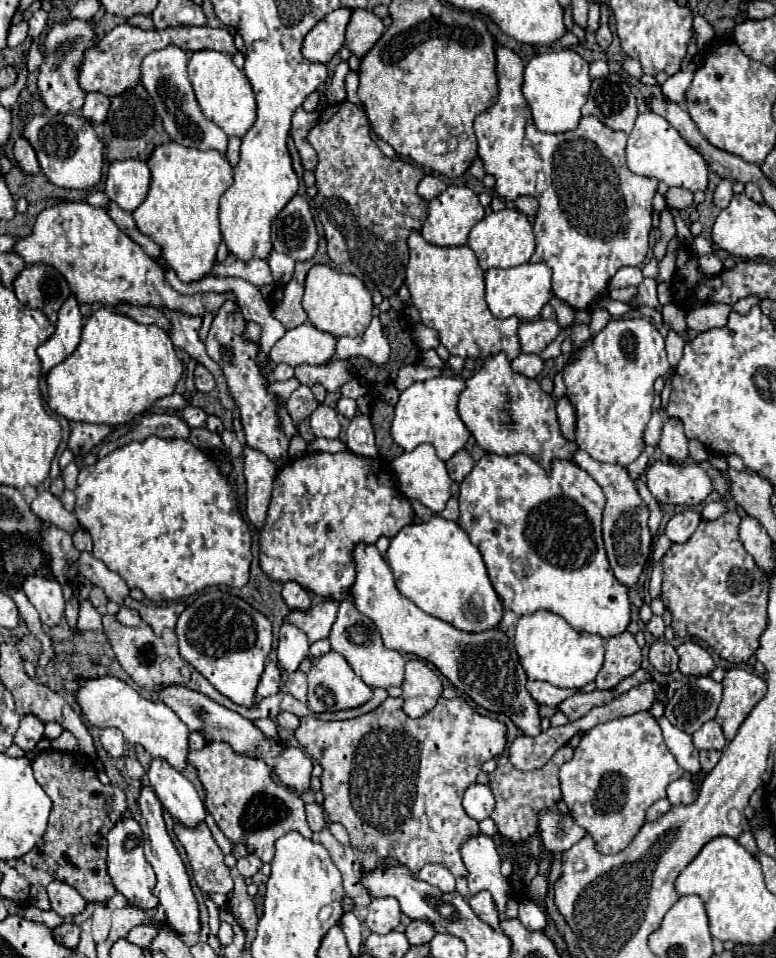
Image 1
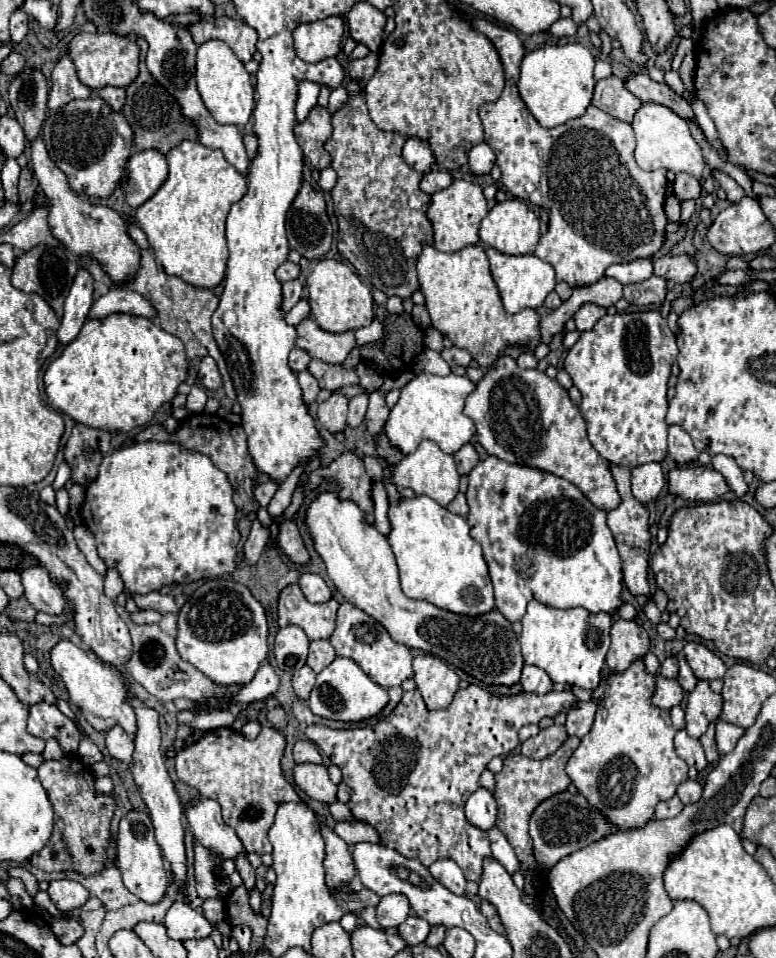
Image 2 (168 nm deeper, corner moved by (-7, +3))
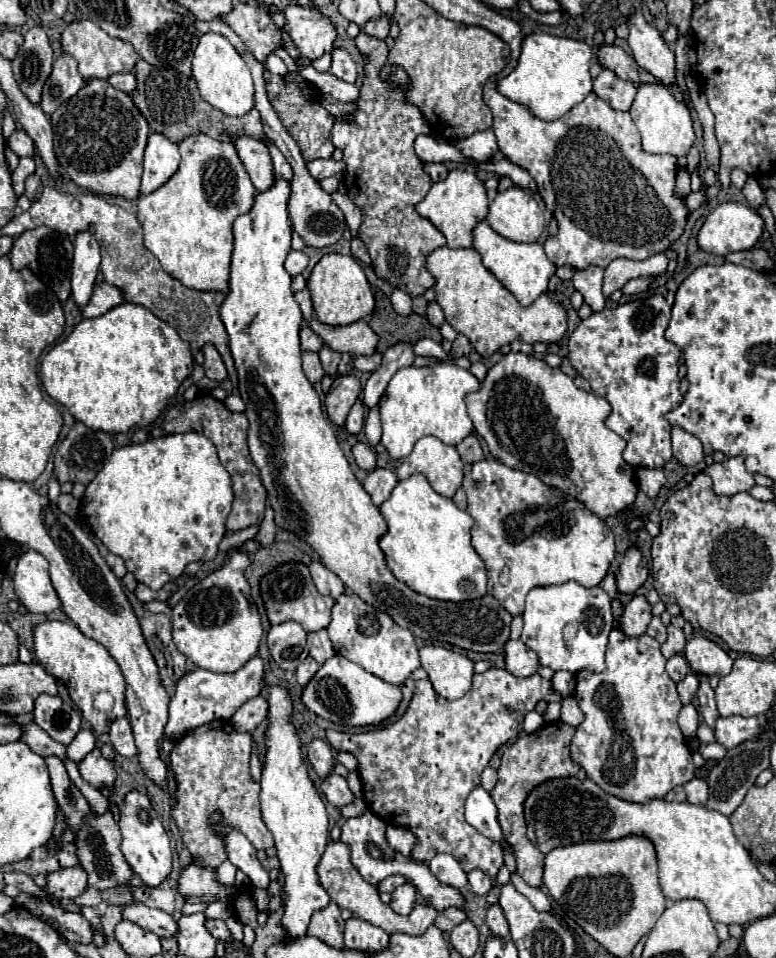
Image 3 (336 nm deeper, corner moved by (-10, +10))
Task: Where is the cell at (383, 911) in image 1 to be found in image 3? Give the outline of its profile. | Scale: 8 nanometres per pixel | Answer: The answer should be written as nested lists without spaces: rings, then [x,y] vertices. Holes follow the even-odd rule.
[[[405,883],[393,891],[391,909],[397,911],[399,915],[409,915],[411,909],[415,907],[415,899],[417,899],[417,889],[411,883]]]

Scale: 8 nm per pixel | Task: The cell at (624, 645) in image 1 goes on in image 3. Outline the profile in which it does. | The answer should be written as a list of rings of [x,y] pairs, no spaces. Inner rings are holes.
[[[635,595],[623,611],[621,617],[621,629],[625,631],[625,635],[629,637],[639,637],[645,633],[649,621],[651,621],[651,605],[645,599],[645,595]]]

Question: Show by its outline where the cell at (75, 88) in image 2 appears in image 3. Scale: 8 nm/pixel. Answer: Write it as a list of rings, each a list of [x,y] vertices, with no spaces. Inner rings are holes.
[[[63,53],[61,57],[55,59],[53,71],[43,85],[41,109],[47,115],[51,115],[59,105],[69,101],[85,85],[87,85],[87,81],[79,75],[77,61],[71,55]]]

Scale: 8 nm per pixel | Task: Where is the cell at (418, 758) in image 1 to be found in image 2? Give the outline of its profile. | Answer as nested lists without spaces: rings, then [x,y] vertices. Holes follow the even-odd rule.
[[[470,684],[454,694],[454,700],[448,708],[428,710],[420,692],[412,690],[404,692],[390,716],[382,718],[374,726],[334,730],[322,724],[310,724],[304,728],[304,734],[330,758],[332,764],[342,770],[342,782],[352,790],[348,808],[354,820],[370,824],[376,830],[380,844],[398,850],[406,858],[416,858],[424,866],[430,866],[440,858],[450,858],[462,868],[466,880],[480,882],[482,860],[490,856],[490,840],[484,830],[466,820],[464,804],[468,796],[480,788],[478,780],[486,764],[494,756],[508,754],[518,746],[518,730],[524,724],[538,724],[542,718],[554,718],[560,712],[566,714],[576,704],[578,698],[572,690],[552,690],[544,696],[524,692],[514,698],[496,698],[480,686]]]

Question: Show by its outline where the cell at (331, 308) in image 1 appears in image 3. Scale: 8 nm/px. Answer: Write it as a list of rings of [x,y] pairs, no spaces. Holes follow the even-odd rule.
[[[339,253],[323,255],[321,261],[313,267],[311,277],[307,281],[307,289],[311,291],[311,301],[315,309],[315,317],[327,325],[349,325],[373,311],[375,299],[371,285],[359,263],[353,257],[345,257]]]

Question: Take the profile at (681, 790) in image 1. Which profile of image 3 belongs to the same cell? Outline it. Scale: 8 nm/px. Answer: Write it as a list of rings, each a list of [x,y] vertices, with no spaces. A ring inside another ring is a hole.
[[[691,779],[689,783],[685,783],[685,793],[687,801],[693,805],[705,805],[709,799],[709,787],[703,779]]]

